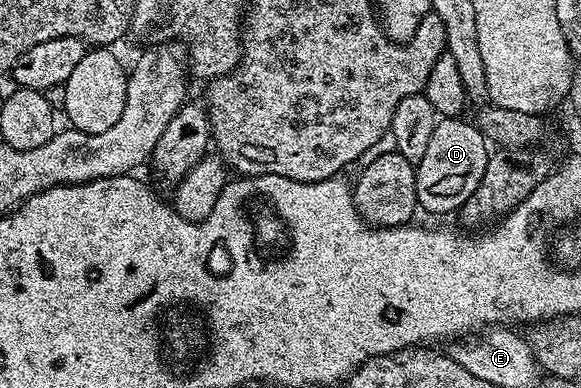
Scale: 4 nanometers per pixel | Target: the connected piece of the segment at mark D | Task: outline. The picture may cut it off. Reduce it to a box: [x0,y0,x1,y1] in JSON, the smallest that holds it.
[415,118,490,213]

